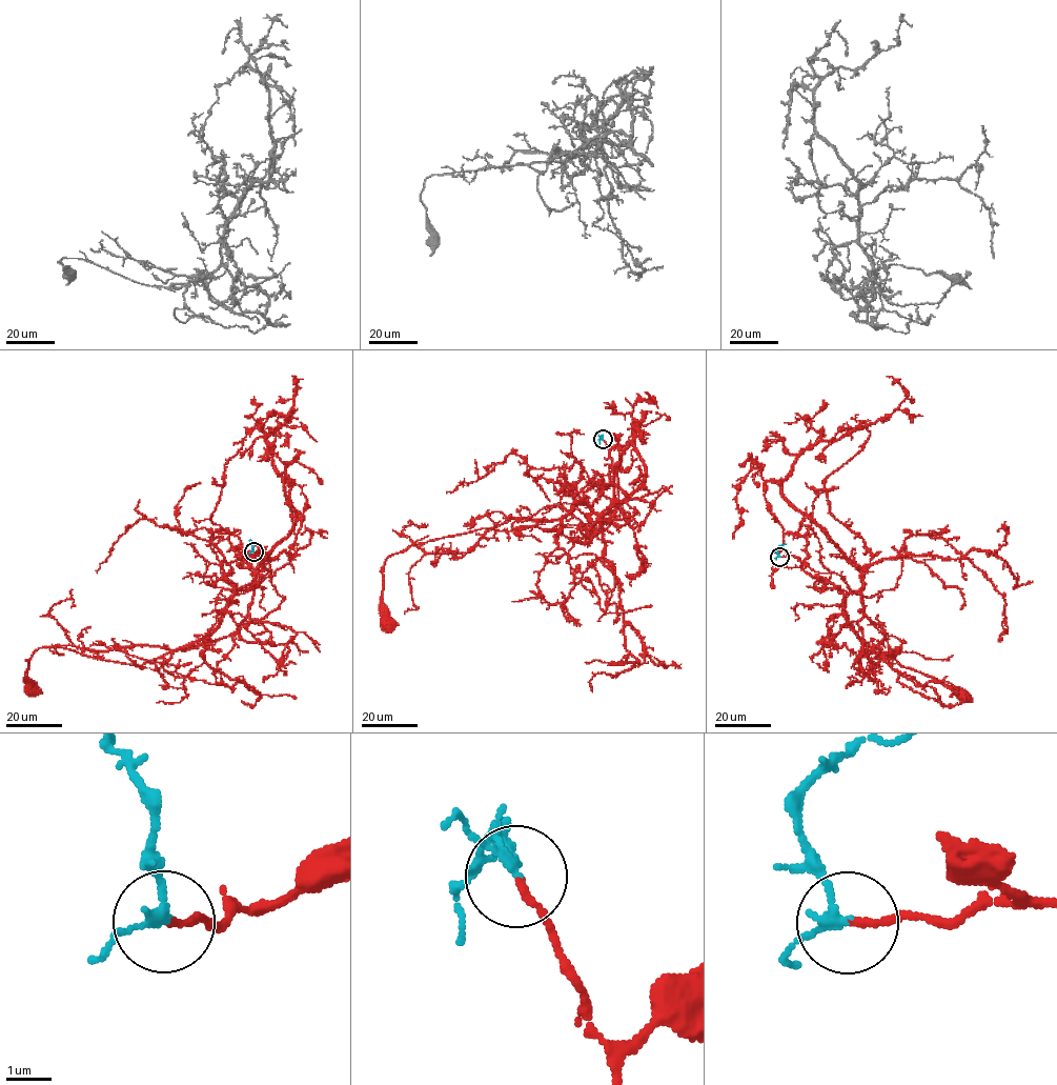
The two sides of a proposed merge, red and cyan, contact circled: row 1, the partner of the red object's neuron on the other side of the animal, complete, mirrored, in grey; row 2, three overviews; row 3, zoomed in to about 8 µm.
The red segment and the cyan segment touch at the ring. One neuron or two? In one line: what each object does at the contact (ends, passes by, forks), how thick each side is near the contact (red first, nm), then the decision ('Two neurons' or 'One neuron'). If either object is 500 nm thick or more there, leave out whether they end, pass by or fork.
At the ring red ends. At the ring cyan passes by. Thickness 140 nm (red) against 190 nm. One neuron

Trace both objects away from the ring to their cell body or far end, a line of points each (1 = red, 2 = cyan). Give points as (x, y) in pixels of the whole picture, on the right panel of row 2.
1: (779, 556), (834, 571), (860, 594), (864, 613), (883, 637), (868, 655), (870, 671), (891, 654), (963, 697)
2: (779, 556), (776, 548), (787, 543)

